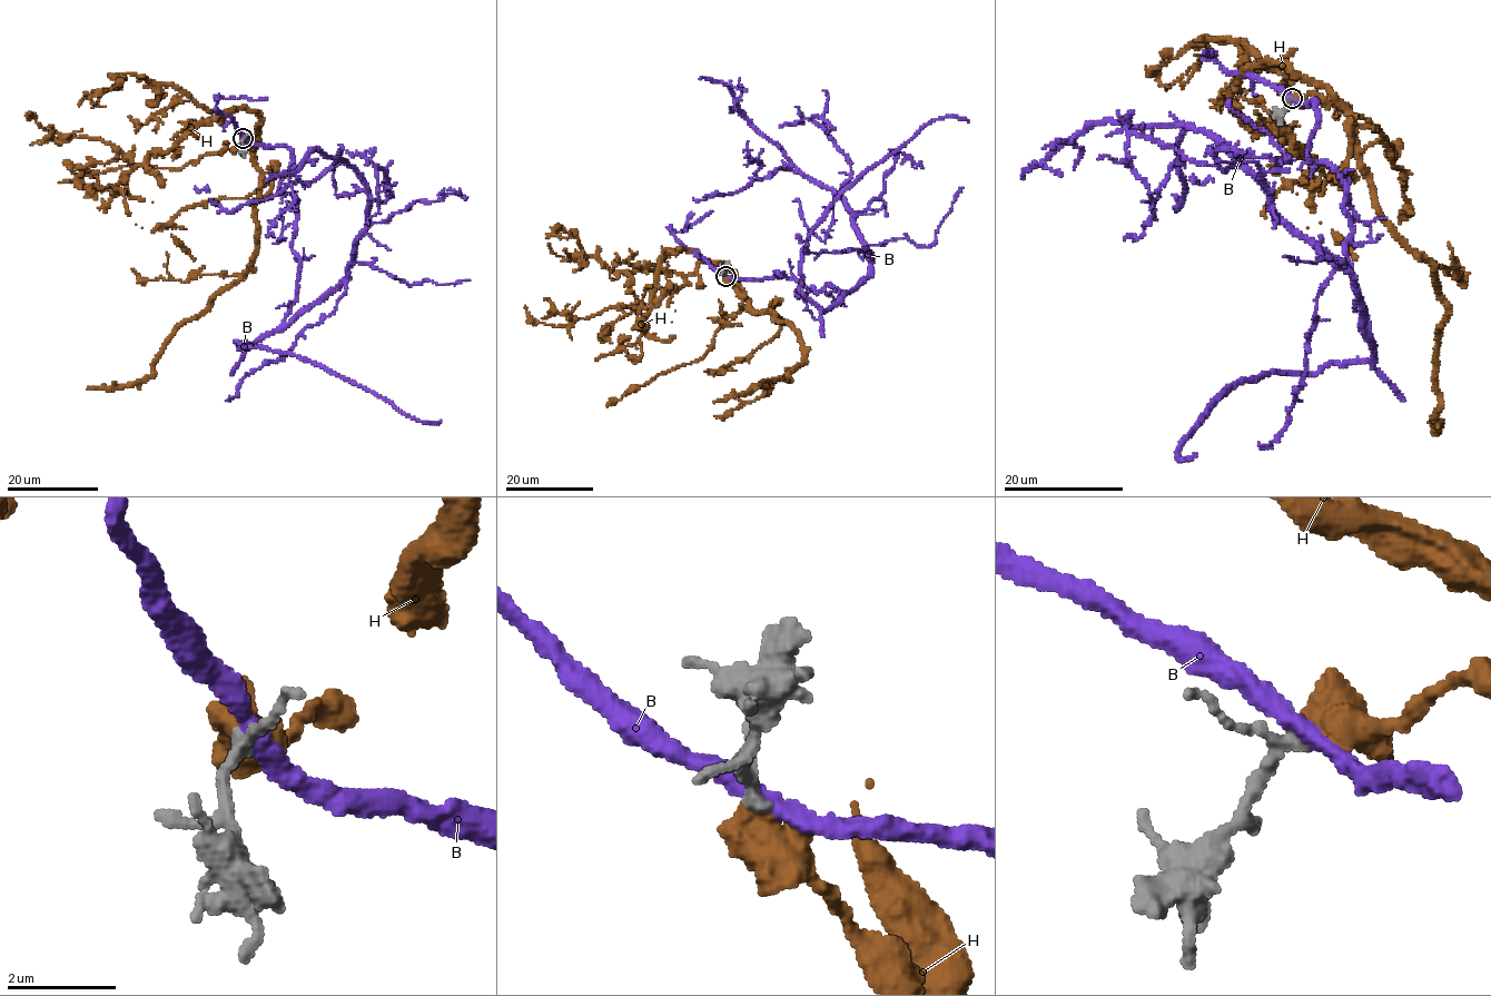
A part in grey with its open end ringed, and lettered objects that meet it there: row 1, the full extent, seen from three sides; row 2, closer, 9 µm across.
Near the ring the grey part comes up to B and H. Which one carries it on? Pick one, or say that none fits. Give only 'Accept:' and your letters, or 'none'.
Accept: H

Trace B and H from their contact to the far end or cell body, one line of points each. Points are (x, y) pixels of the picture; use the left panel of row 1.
B: (243, 138), (290, 150), (284, 323), (345, 279), (371, 201), (344, 163), (236, 209), (196, 191)
H: (243, 138), (257, 141), (256, 112), (221, 112), (122, 178), (141, 200), (136, 223), (171, 234), (195, 258)

